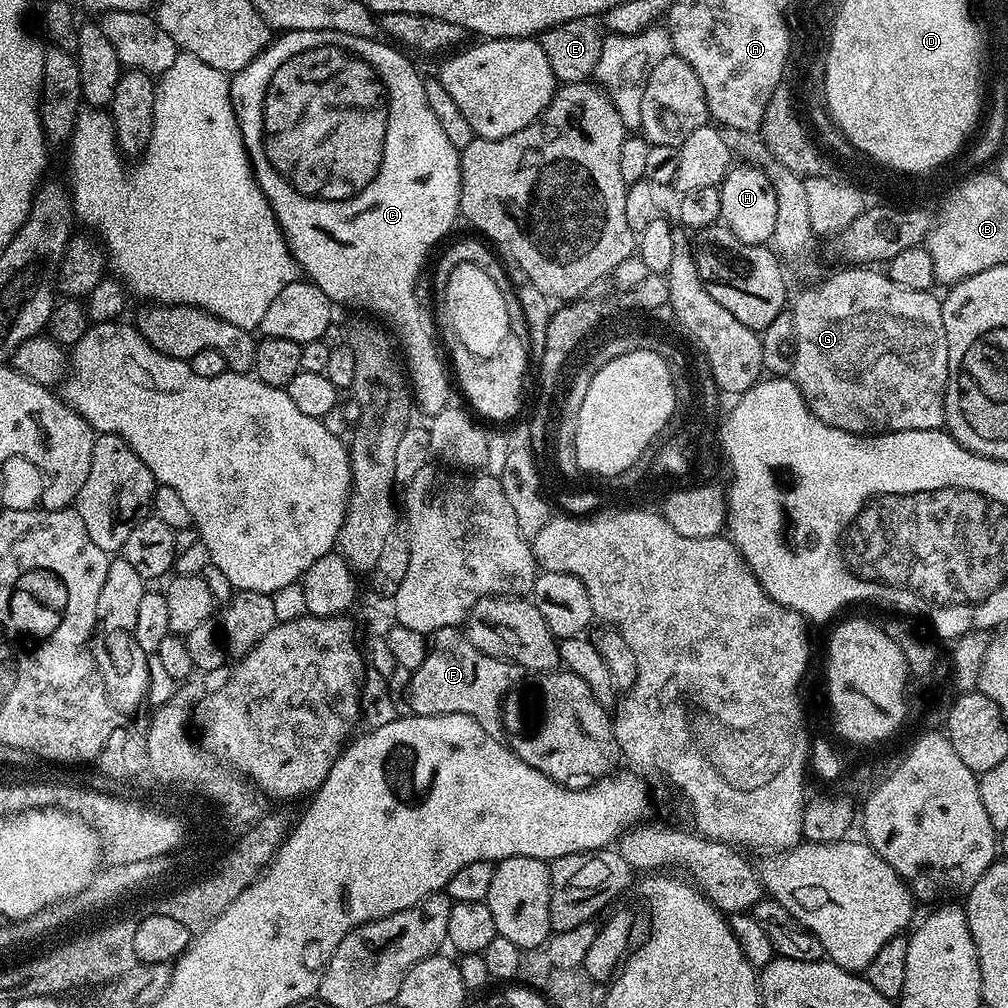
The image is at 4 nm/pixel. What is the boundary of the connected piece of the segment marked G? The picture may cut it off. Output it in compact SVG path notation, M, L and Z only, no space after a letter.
M844 266L841 272L825 278L821 284L800 292L790 304L794 318L794 334L796 335L796 357L792 367L792 376L808 408L822 422L834 426L838 430L846 430L853 434L883 434L886 432L905 432L906 430L937 430L945 427L944 395L948 389L948 347L946 346L946 326L942 326L941 301L932 297L931 291L919 292L906 290L898 286L883 271L872 266Z

